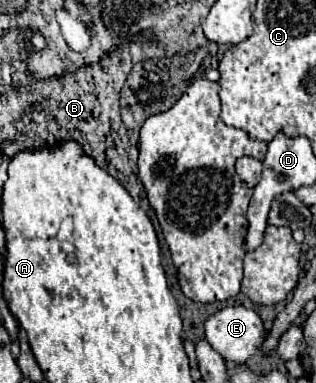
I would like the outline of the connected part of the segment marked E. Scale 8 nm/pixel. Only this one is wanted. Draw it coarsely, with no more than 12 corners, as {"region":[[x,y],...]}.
{"region":[[226,306],[204,320],[204,340],[244,364],[260,350],[254,310]]}

